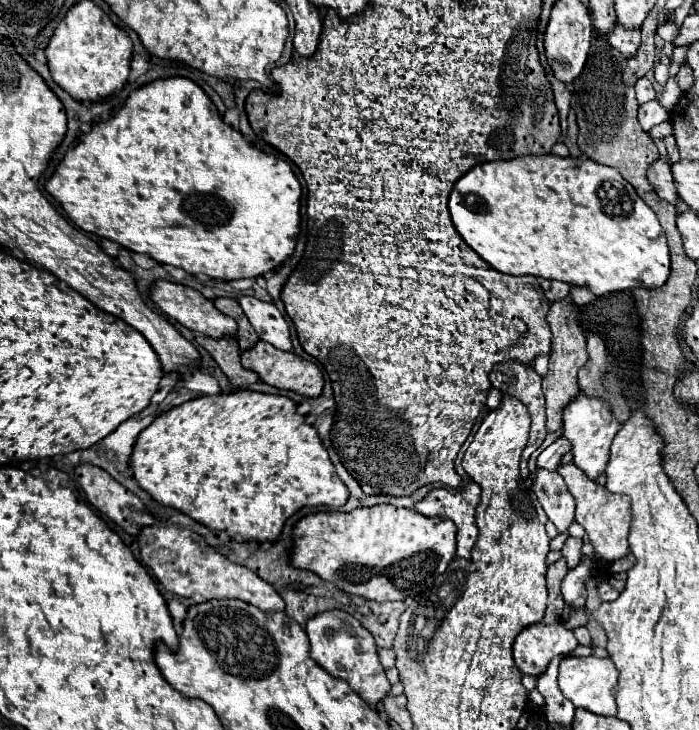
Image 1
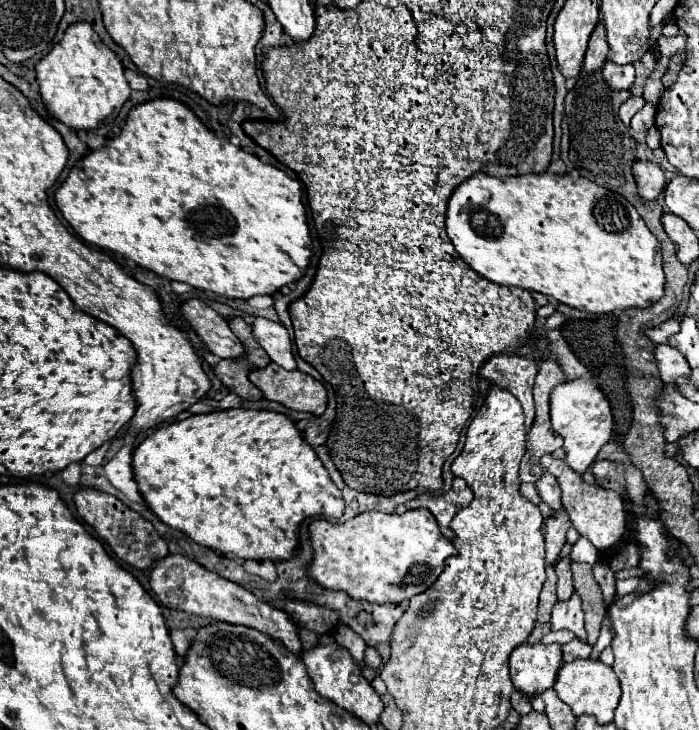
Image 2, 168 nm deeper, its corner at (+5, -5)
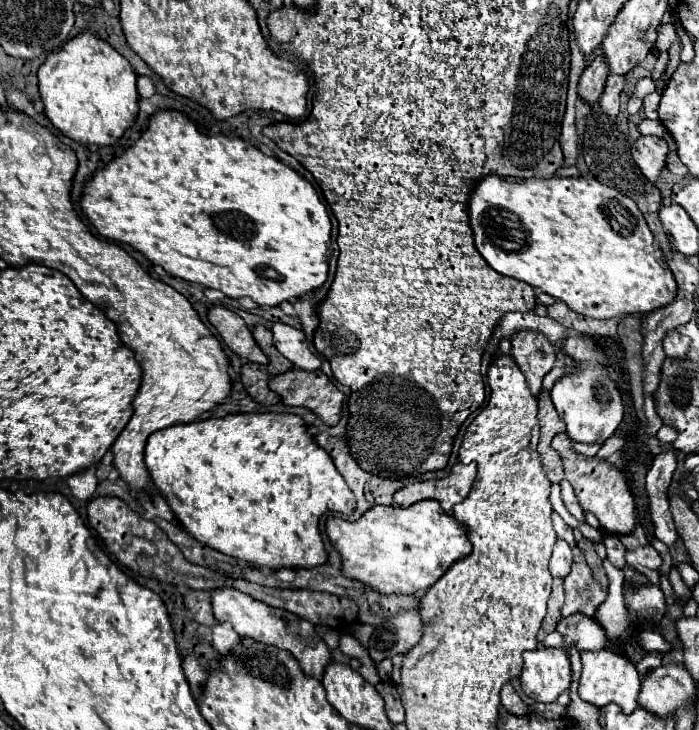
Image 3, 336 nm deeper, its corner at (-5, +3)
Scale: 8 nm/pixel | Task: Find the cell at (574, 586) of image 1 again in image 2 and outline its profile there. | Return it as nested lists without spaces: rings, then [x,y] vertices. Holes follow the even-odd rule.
[[[574,592],[570,600],[560,600],[552,608],[552,618],[550,618],[552,630],[562,630],[568,628],[572,630],[580,640],[586,640],[586,630],[584,630],[584,610],[582,610],[582,600]]]

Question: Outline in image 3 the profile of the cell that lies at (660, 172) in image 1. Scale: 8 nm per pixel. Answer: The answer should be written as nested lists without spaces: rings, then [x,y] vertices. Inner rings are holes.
[[[640,136],[632,148],[632,158],[638,164],[638,168],[642,170],[642,174],[656,182],[656,178],[660,176],[662,168],[664,168],[664,160],[668,154],[668,144],[662,138],[656,136]]]

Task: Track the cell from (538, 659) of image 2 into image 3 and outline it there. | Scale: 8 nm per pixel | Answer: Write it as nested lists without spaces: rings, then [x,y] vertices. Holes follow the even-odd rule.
[[[538,648],[524,652],[522,692],[534,702],[550,704],[570,686],[570,662],[562,648]]]

